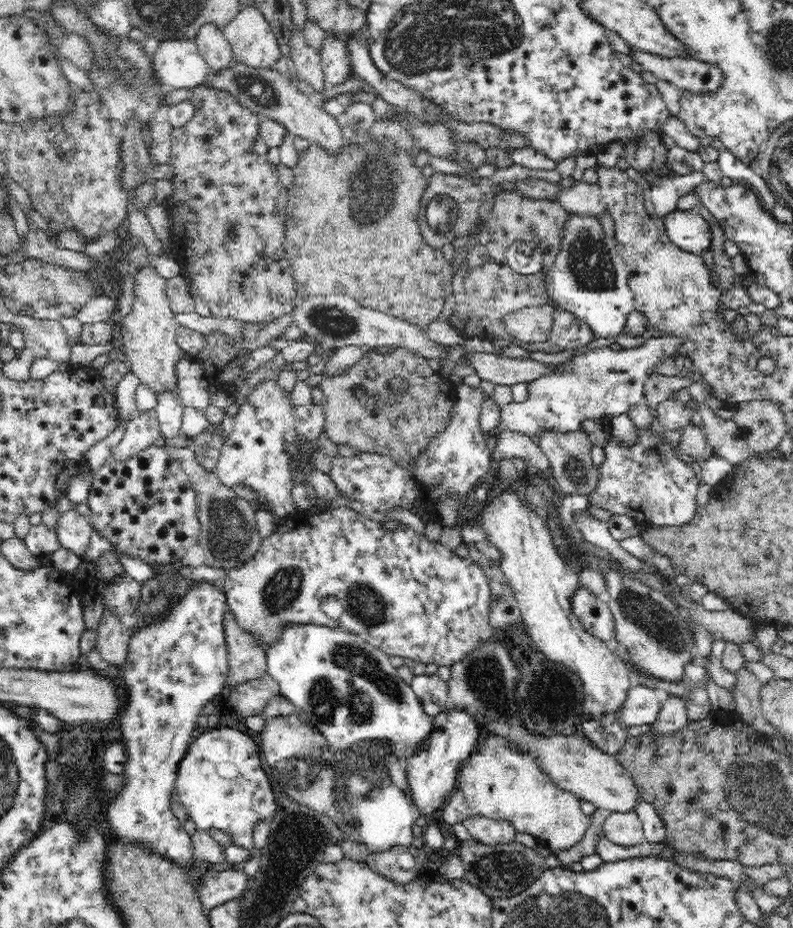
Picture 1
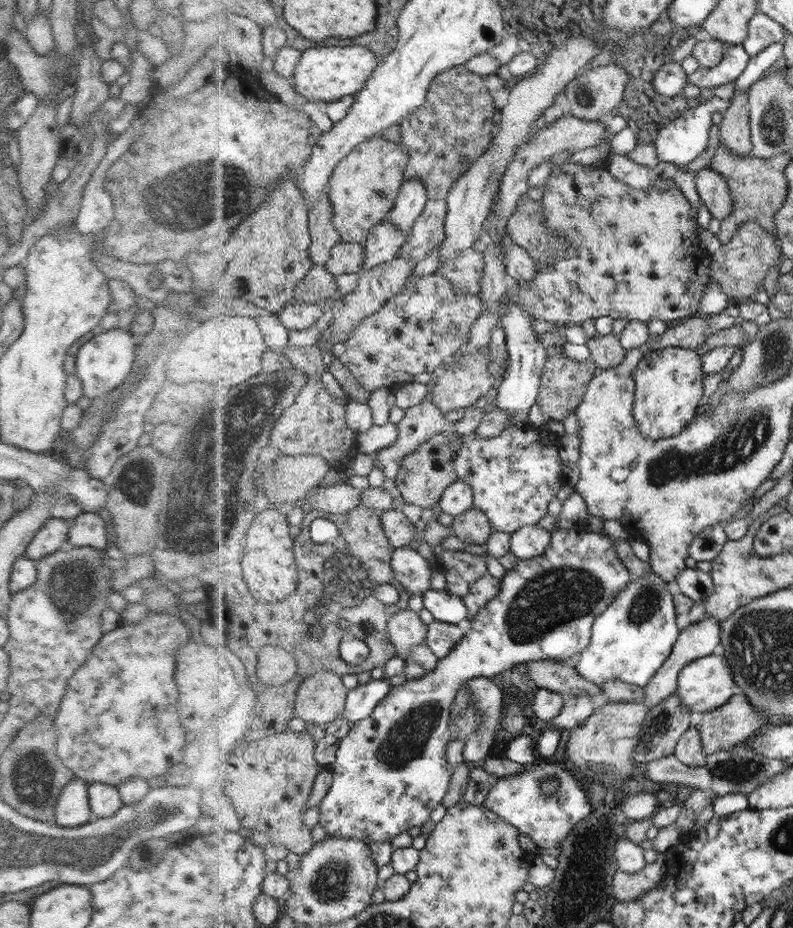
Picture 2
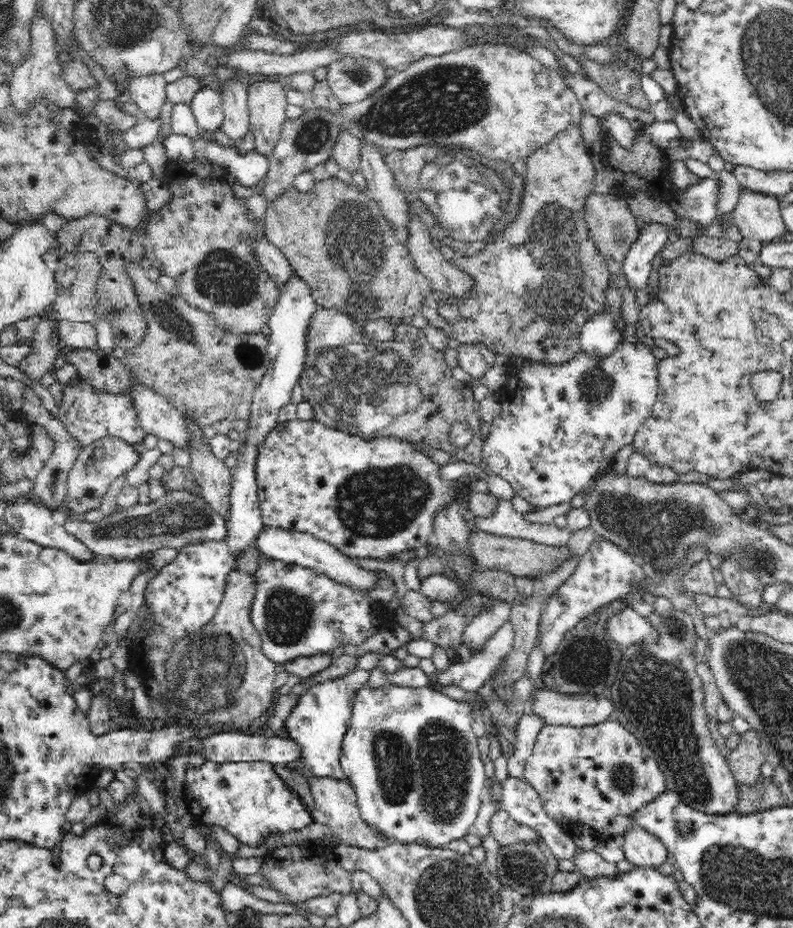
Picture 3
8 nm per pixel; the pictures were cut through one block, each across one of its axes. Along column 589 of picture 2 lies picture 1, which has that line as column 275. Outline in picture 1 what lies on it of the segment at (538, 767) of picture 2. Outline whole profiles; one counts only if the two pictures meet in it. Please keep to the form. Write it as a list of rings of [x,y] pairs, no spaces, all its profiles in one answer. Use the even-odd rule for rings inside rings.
[[[220,727],[200,734],[190,742],[188,752],[180,762],[174,786],[175,799],[186,808],[189,819],[196,823],[196,829],[223,830],[232,837],[234,845],[246,849],[255,848],[252,839],[254,824],[258,820],[272,822],[279,812],[270,780],[262,768],[262,760],[260,760],[256,744],[256,741],[252,740],[251,733],[248,734],[232,727]]]

